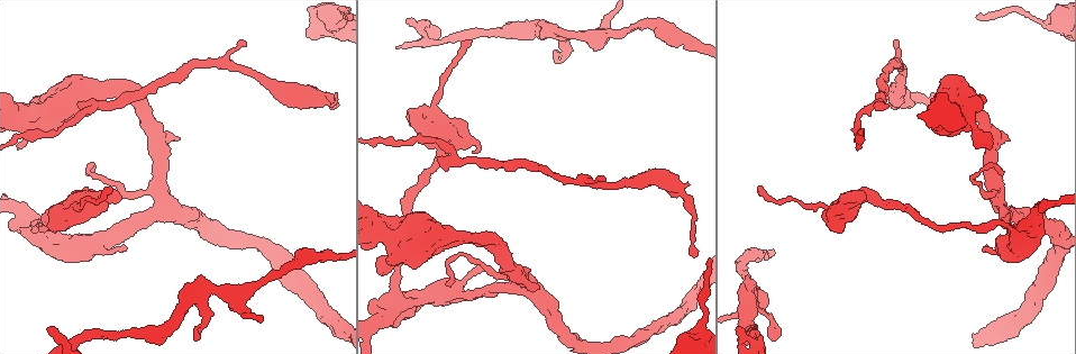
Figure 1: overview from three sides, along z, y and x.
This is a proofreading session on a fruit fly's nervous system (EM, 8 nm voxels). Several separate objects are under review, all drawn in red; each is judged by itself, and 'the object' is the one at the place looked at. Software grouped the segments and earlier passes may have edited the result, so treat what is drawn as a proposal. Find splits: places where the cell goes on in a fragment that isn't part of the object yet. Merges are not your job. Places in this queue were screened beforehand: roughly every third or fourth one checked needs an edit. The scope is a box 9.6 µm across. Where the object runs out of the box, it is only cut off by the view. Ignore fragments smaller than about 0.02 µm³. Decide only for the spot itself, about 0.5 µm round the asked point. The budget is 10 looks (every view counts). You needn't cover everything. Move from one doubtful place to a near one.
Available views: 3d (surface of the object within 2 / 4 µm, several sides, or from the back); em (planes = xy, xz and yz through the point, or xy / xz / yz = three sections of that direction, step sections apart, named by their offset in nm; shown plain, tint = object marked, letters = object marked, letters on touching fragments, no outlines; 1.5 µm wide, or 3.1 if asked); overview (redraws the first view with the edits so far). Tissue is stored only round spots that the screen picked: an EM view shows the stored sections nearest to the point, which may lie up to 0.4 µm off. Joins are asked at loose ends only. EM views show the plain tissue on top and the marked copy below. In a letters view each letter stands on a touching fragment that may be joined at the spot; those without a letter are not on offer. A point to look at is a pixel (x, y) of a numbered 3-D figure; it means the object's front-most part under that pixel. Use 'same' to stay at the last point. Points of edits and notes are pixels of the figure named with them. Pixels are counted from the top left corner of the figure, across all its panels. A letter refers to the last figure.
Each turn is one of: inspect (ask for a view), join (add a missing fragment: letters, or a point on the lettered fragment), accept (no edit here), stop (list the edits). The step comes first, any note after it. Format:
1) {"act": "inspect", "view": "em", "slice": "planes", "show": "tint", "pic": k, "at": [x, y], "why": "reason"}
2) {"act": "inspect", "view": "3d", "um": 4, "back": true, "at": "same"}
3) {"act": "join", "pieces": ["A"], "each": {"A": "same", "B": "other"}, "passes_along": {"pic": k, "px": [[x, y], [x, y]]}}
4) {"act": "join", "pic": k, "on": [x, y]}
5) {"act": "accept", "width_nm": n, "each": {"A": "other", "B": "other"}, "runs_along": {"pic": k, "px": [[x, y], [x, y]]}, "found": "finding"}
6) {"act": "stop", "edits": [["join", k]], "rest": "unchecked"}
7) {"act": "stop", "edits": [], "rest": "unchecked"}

{"act": "inspect", "view": "em", "slice": "xy", "step": 8, "show": "letters", "pic": 1, "at": [687, 186], "why": "branch stops here"}

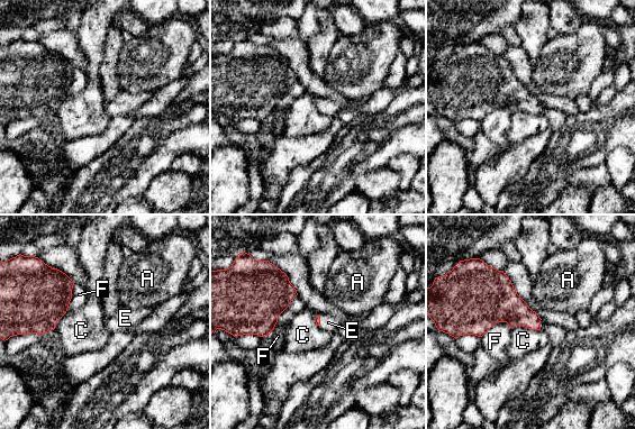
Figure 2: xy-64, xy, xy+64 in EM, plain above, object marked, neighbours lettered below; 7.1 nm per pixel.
{"act": "inspect", "view": "em", "slice": "planes", "show": "letters", "at": "same"}

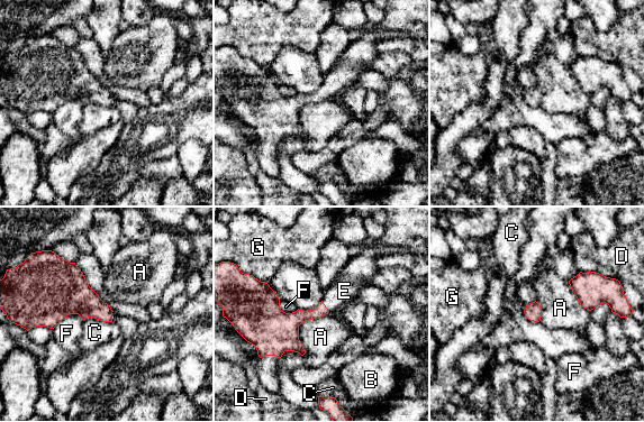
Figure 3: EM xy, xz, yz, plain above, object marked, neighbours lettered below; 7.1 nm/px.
{"act": "join", "pieces": ["E"], "each": {"A": "other", "B": "other", "C": "other", "D": "other", "E": "same", "F": "other", "G": "other"}, "found": "the cell continues"}

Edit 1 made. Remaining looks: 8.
{"act": "inspect", "view": "overview"}

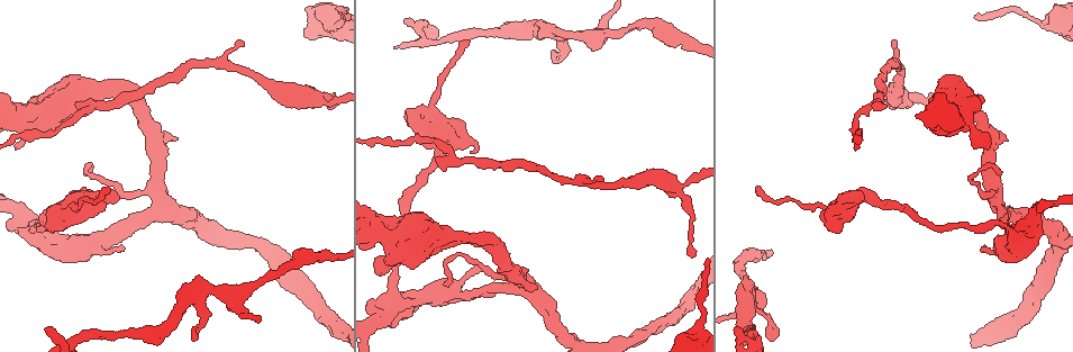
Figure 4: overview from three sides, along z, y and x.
{"act": "inspect", "view": "em", "slice": "planes", "show": "letters", "pic": 4, "at": [1004, 137], "why": "free end"}

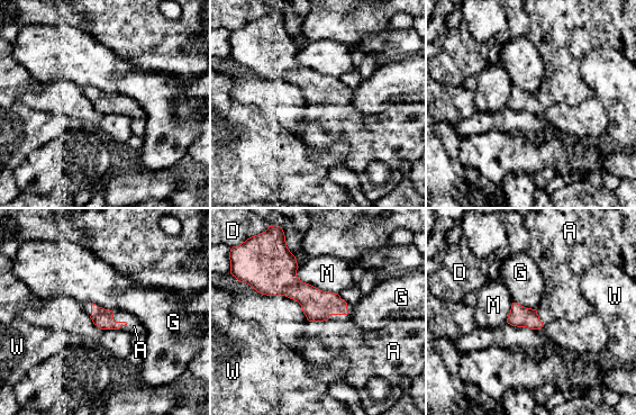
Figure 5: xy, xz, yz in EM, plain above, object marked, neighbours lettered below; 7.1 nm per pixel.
{"act": "join", "pieces": ["A"], "longest_contact_nm": ["M", 360], "each": {"A": "same", "D": "other", "G": "other", "M": "other", "W": "other"}, "found": "it goes on there"}

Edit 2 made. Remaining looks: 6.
{"act": "inspect", "view": "overview", "why": "redraw"}

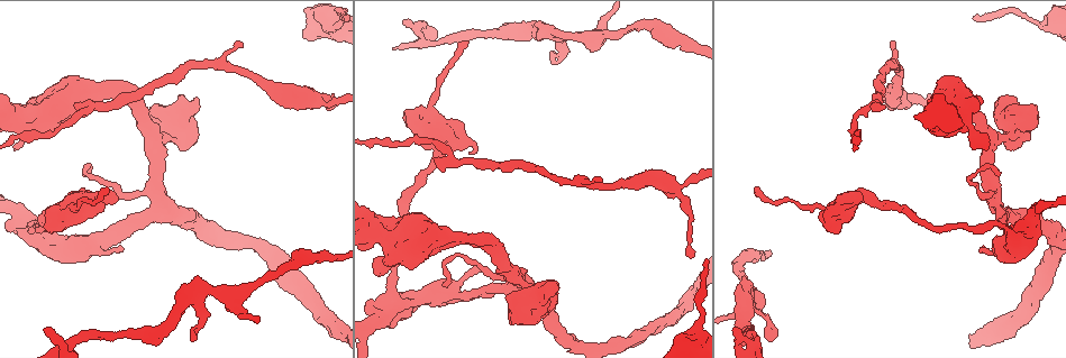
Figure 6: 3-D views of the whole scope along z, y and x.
{"act": "inspect", "view": "3d", "um": 4, "pic": 6, "at": [770, 337], "why": "thin end"}

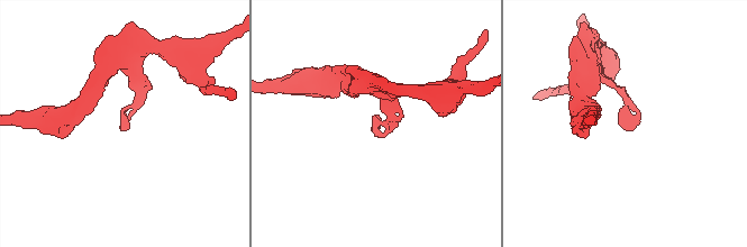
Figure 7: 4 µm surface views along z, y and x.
{"act": "inspect", "view": "em", "slice": "xy", "step": 4, "show": "letters", "pic": 7, "at": [631, 126], "why": "now the EM"}

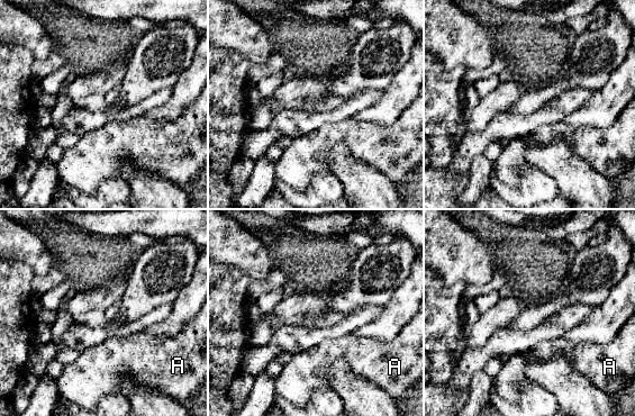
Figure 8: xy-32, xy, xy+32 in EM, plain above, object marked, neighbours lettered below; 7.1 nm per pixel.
{"act": "inspect", "view": "em", "slice": "planes", "show": "letters", "at": "same", "why": "another direction"}

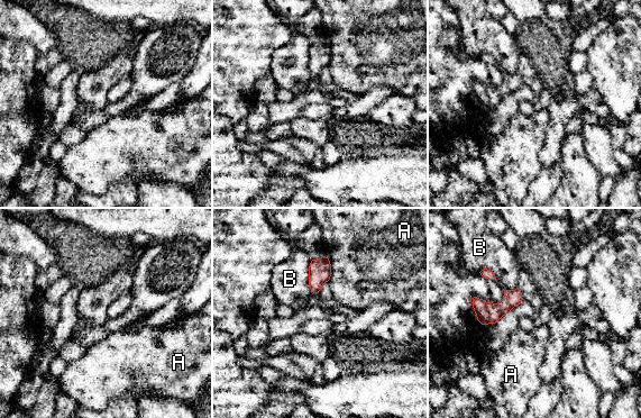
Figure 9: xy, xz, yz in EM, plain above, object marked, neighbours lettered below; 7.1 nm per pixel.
{"act": "accept", "longest_contact_nm": ["A", 300], "each": {"A": "other", "B": "other"}, "found": "none of them fits"}

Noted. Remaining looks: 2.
{"act": "inspect", "view": "3d", "um": 2, "pic": 6, "at": [43, 329], "why": "free end"}

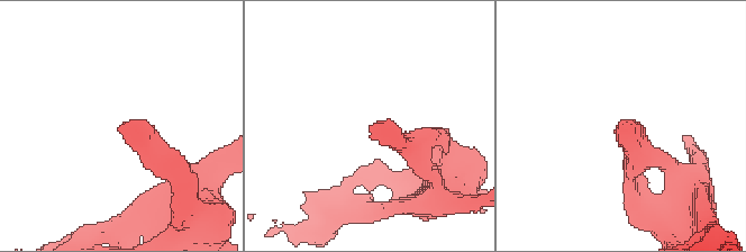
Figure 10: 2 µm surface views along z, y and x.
{"act": "inspect", "view": "em", "slice": "planes", "show": "letters", "pic": 10, "at": [121, 128]}

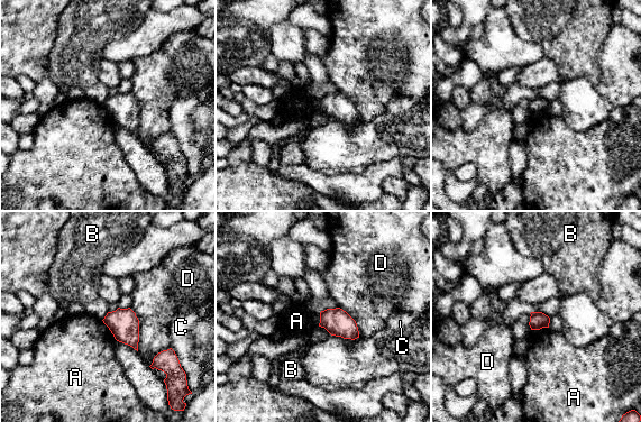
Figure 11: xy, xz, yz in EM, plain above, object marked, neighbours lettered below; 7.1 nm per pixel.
{"act": "accept", "longest_contact_nm": ["D", 320], "each": {"A": "other", "B": "other", "C": "other", "D": "other"}, "border": {"pic": 11, "px": [[320, 312], [318, 326]]}, "found": "no lettered fragment goes on from it"}

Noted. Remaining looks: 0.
{"act": "stop", "edits": [["join", 3], ["join", 5]], "rest": "unchecked"}

